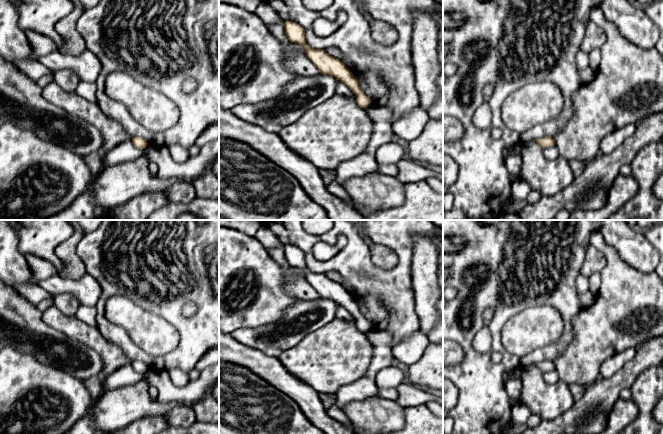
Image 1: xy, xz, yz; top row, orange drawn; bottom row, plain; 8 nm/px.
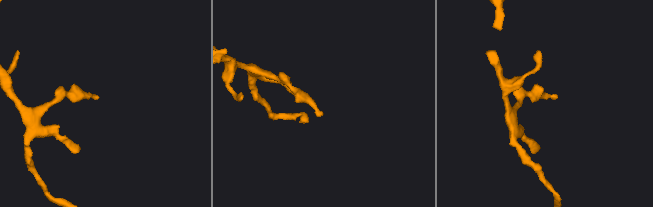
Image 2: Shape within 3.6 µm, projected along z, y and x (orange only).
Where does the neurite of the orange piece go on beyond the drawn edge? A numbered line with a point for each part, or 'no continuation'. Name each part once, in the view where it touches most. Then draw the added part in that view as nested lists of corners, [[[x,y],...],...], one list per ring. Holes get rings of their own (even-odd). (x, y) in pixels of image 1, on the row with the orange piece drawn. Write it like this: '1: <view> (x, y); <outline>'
no continuation

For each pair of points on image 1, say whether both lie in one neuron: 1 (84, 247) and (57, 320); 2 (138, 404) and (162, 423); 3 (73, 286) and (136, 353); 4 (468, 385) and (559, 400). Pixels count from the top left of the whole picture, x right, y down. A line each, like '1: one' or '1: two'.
1: two
2: two
3: two
4: two

